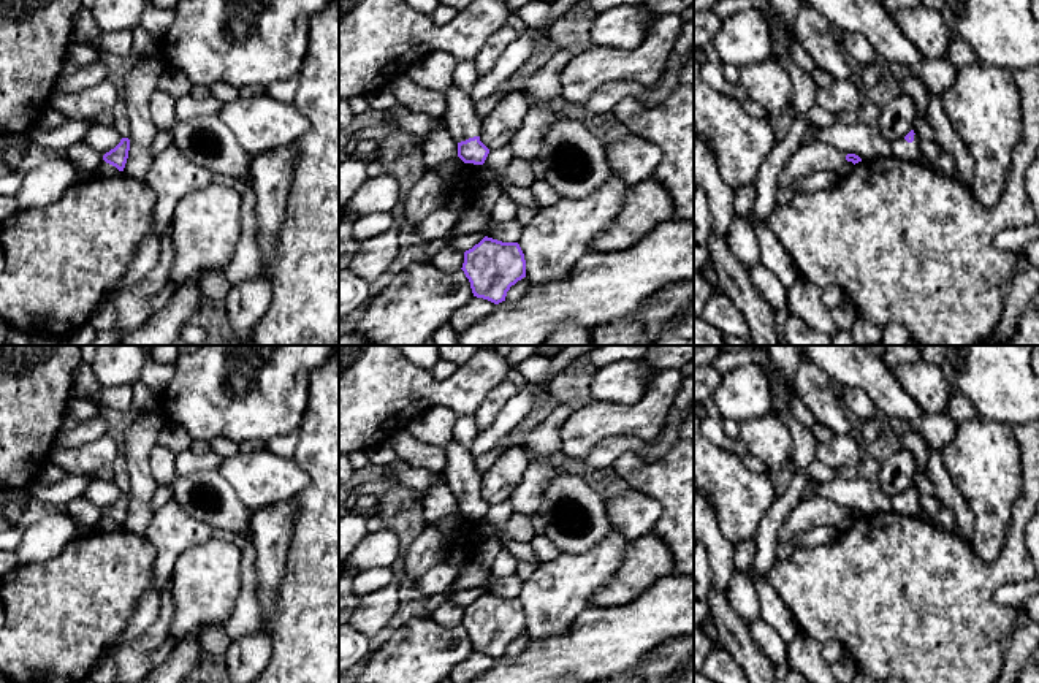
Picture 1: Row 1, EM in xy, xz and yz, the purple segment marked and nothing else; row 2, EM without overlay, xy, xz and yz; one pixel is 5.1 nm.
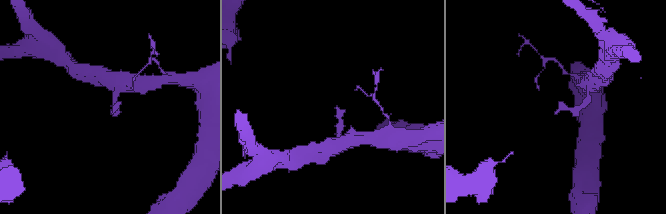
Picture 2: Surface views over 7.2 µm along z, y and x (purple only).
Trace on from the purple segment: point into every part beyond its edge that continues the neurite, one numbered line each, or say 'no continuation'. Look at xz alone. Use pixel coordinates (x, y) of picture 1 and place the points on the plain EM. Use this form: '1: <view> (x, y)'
1: xz (460, 471)

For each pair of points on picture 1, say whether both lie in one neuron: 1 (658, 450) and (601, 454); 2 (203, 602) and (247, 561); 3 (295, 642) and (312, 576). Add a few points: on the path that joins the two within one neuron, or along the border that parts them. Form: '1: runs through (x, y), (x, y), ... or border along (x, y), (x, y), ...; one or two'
1: runs through (643, 447), (615, 447); one
2: border along (243, 550), (241, 590), (235, 604); two
3: runs through (311, 626), (312, 591); one

